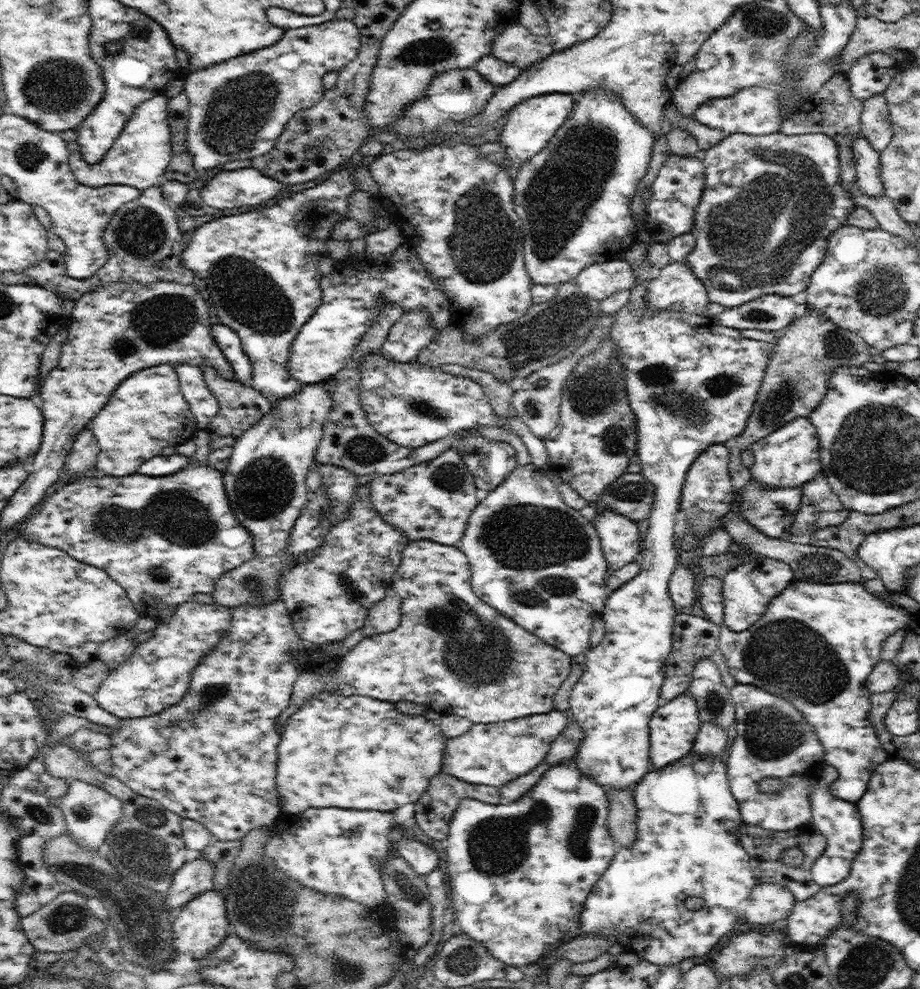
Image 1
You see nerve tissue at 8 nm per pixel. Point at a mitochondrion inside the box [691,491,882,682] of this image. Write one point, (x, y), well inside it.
(818, 567)

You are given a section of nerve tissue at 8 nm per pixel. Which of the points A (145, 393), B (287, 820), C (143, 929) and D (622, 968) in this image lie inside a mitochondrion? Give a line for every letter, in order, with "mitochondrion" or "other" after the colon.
A: other
B: other
C: mitochondrion
D: other

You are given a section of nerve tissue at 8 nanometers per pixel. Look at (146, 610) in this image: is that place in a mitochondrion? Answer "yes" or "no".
no

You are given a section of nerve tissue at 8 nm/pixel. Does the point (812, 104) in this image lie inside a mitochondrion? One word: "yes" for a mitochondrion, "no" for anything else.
no

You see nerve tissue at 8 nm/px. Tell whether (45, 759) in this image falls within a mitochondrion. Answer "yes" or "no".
no

